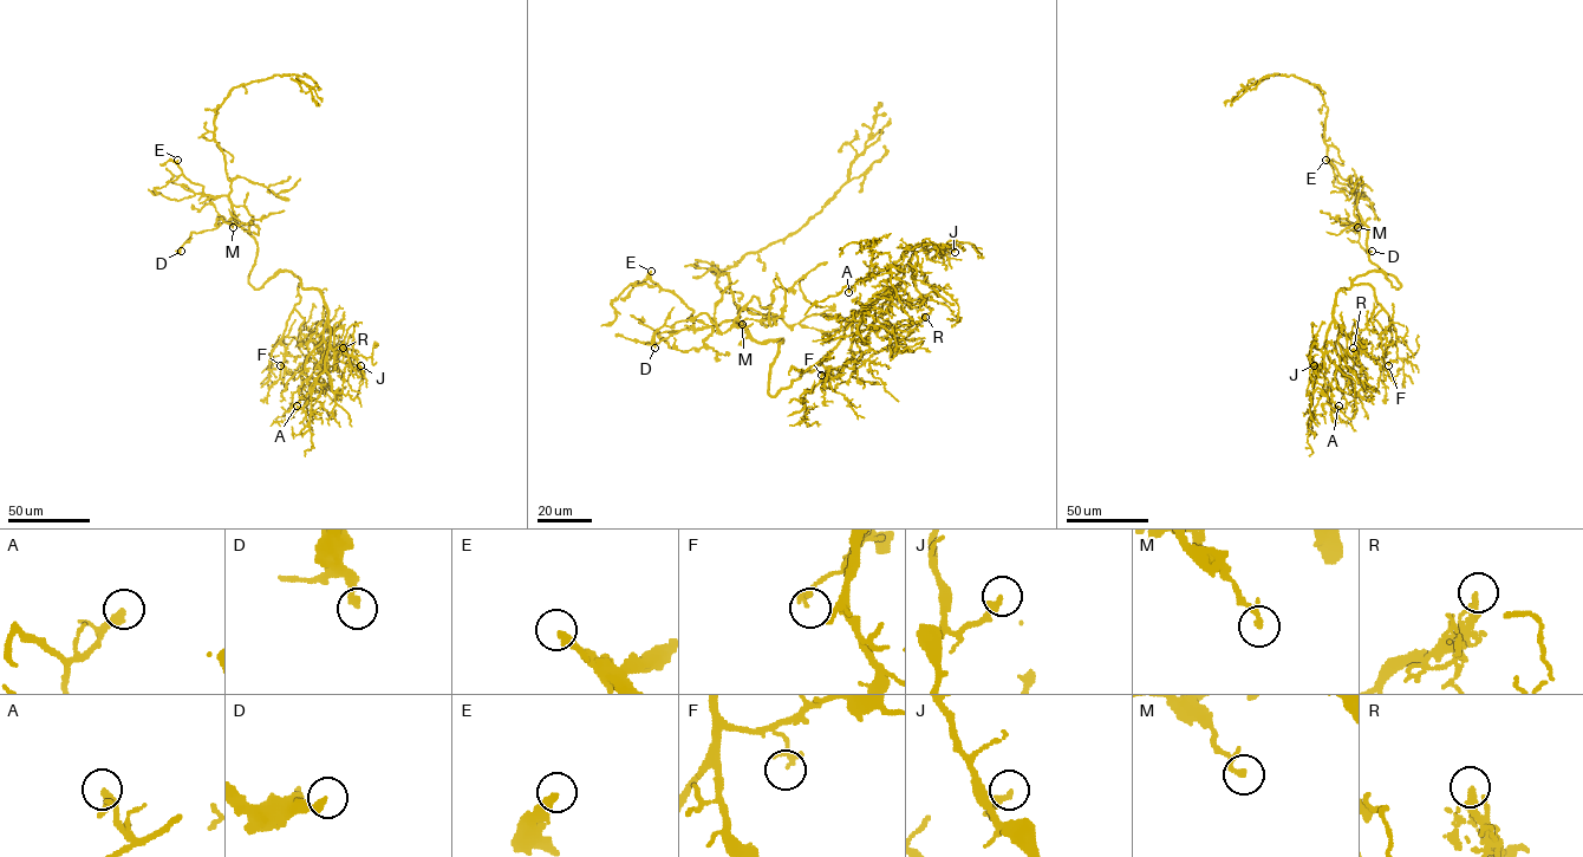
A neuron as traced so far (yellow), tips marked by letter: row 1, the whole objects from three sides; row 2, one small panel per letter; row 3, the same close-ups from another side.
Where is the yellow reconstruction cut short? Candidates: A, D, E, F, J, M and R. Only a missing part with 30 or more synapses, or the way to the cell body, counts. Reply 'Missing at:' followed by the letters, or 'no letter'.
Missing at: E

